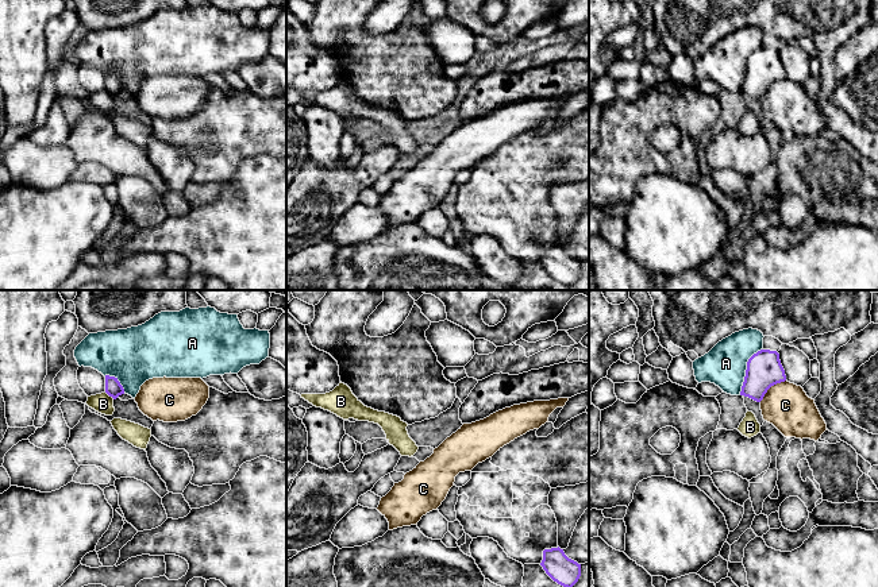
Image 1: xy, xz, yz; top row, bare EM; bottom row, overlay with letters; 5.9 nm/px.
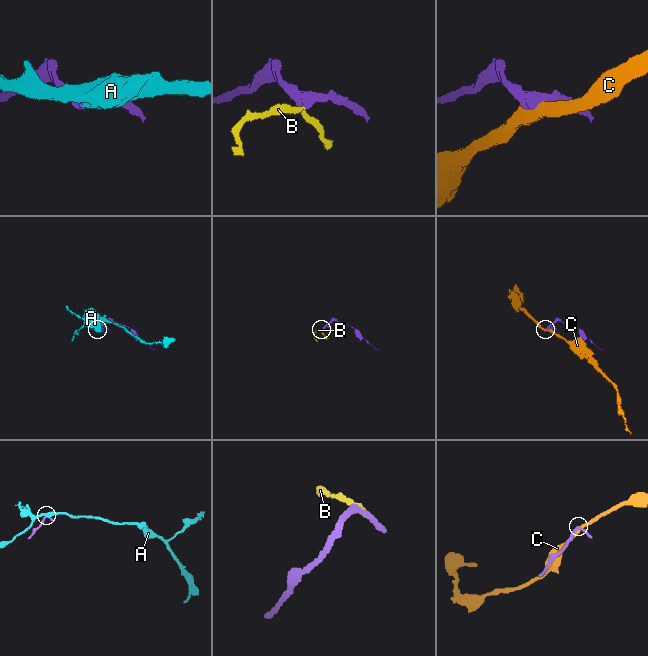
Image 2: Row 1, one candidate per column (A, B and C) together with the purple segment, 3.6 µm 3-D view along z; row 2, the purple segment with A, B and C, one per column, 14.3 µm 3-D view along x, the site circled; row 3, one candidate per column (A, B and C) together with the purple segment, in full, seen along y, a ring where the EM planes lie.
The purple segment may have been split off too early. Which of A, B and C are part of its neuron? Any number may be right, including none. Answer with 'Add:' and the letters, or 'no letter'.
Add: no letter

